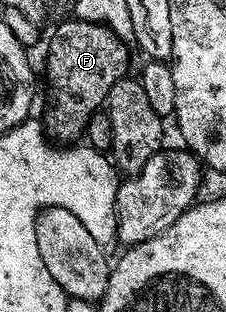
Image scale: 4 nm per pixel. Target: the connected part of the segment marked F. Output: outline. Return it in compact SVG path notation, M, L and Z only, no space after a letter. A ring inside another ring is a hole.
M68 18L54 29L49 39L49 52L45 55L45 75L49 78L50 91L43 126L50 140L61 145L72 144L86 134L89 118L106 106L111 85L130 74L130 44L102 23Z

